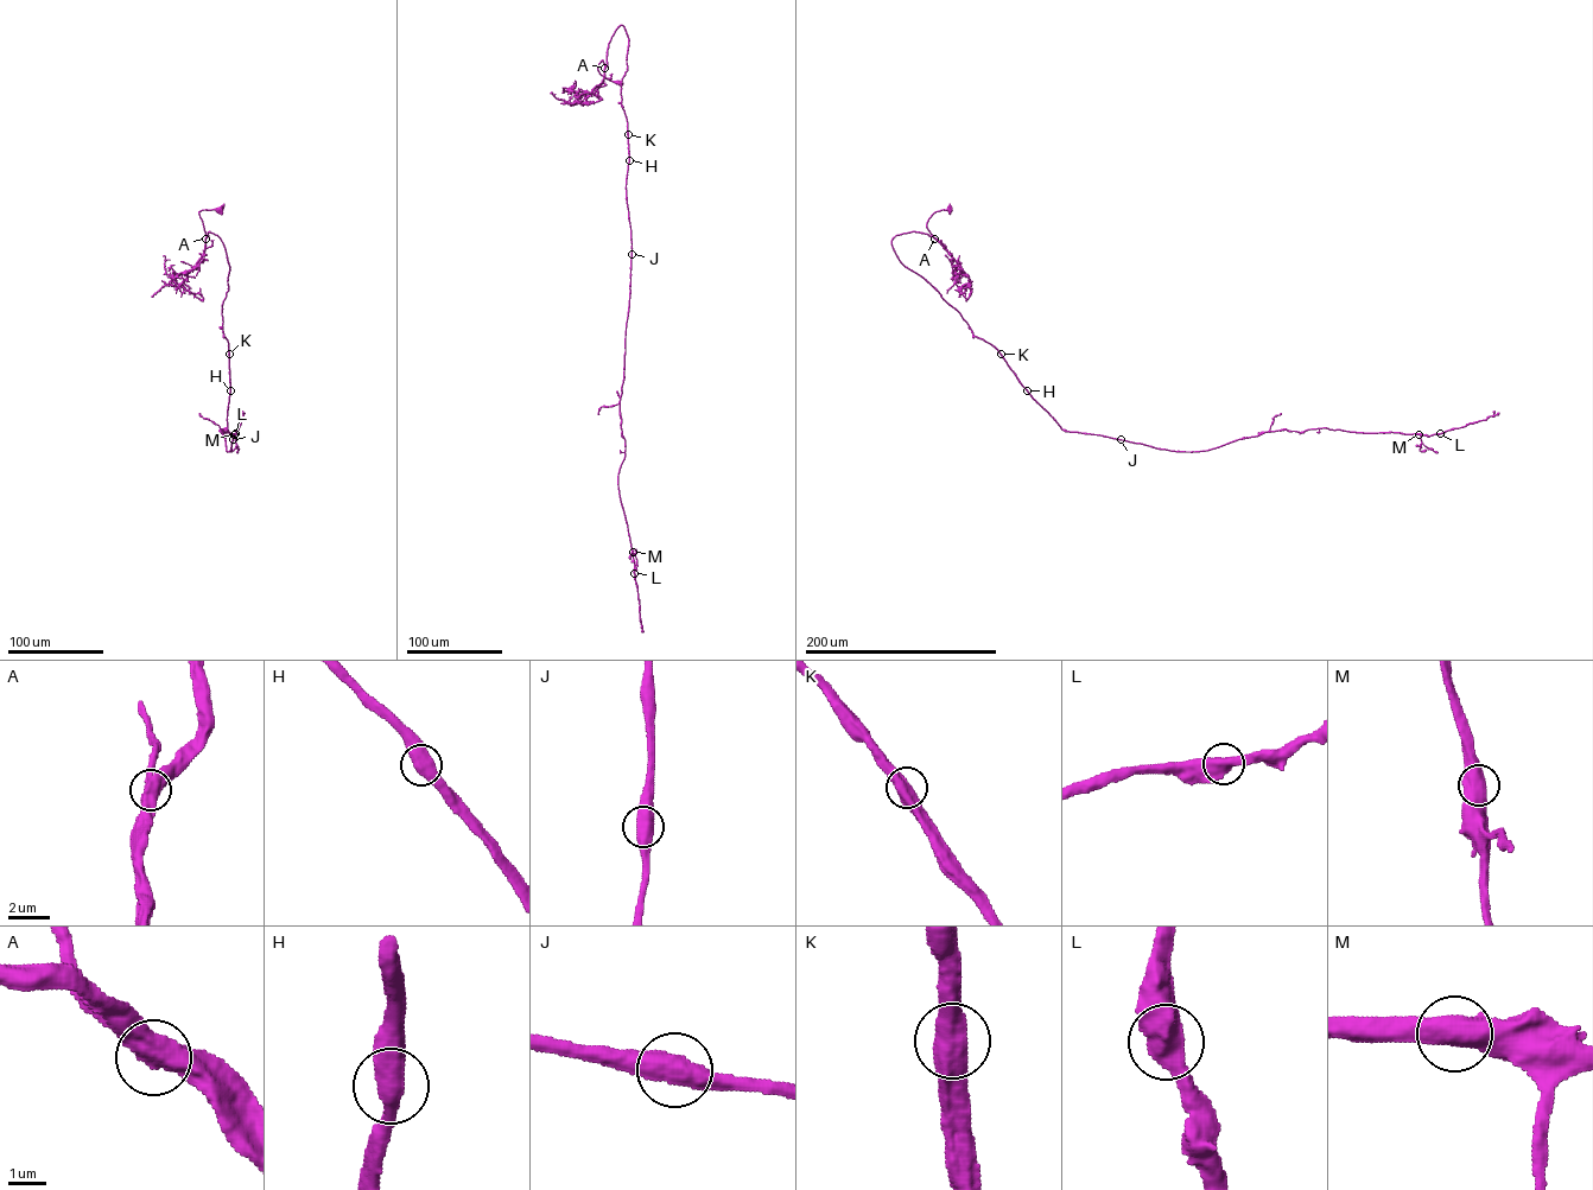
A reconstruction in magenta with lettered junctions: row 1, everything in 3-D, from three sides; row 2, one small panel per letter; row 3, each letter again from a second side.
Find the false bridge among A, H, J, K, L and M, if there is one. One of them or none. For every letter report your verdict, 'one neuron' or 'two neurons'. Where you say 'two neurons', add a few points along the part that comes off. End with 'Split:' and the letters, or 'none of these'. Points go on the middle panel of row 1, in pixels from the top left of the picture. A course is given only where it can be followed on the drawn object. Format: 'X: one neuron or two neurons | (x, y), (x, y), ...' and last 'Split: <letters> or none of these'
A: one neuron
H: one neuron
J: one neuron
K: one neuron
L: one neuron
M: one neuron
Split: none of these

